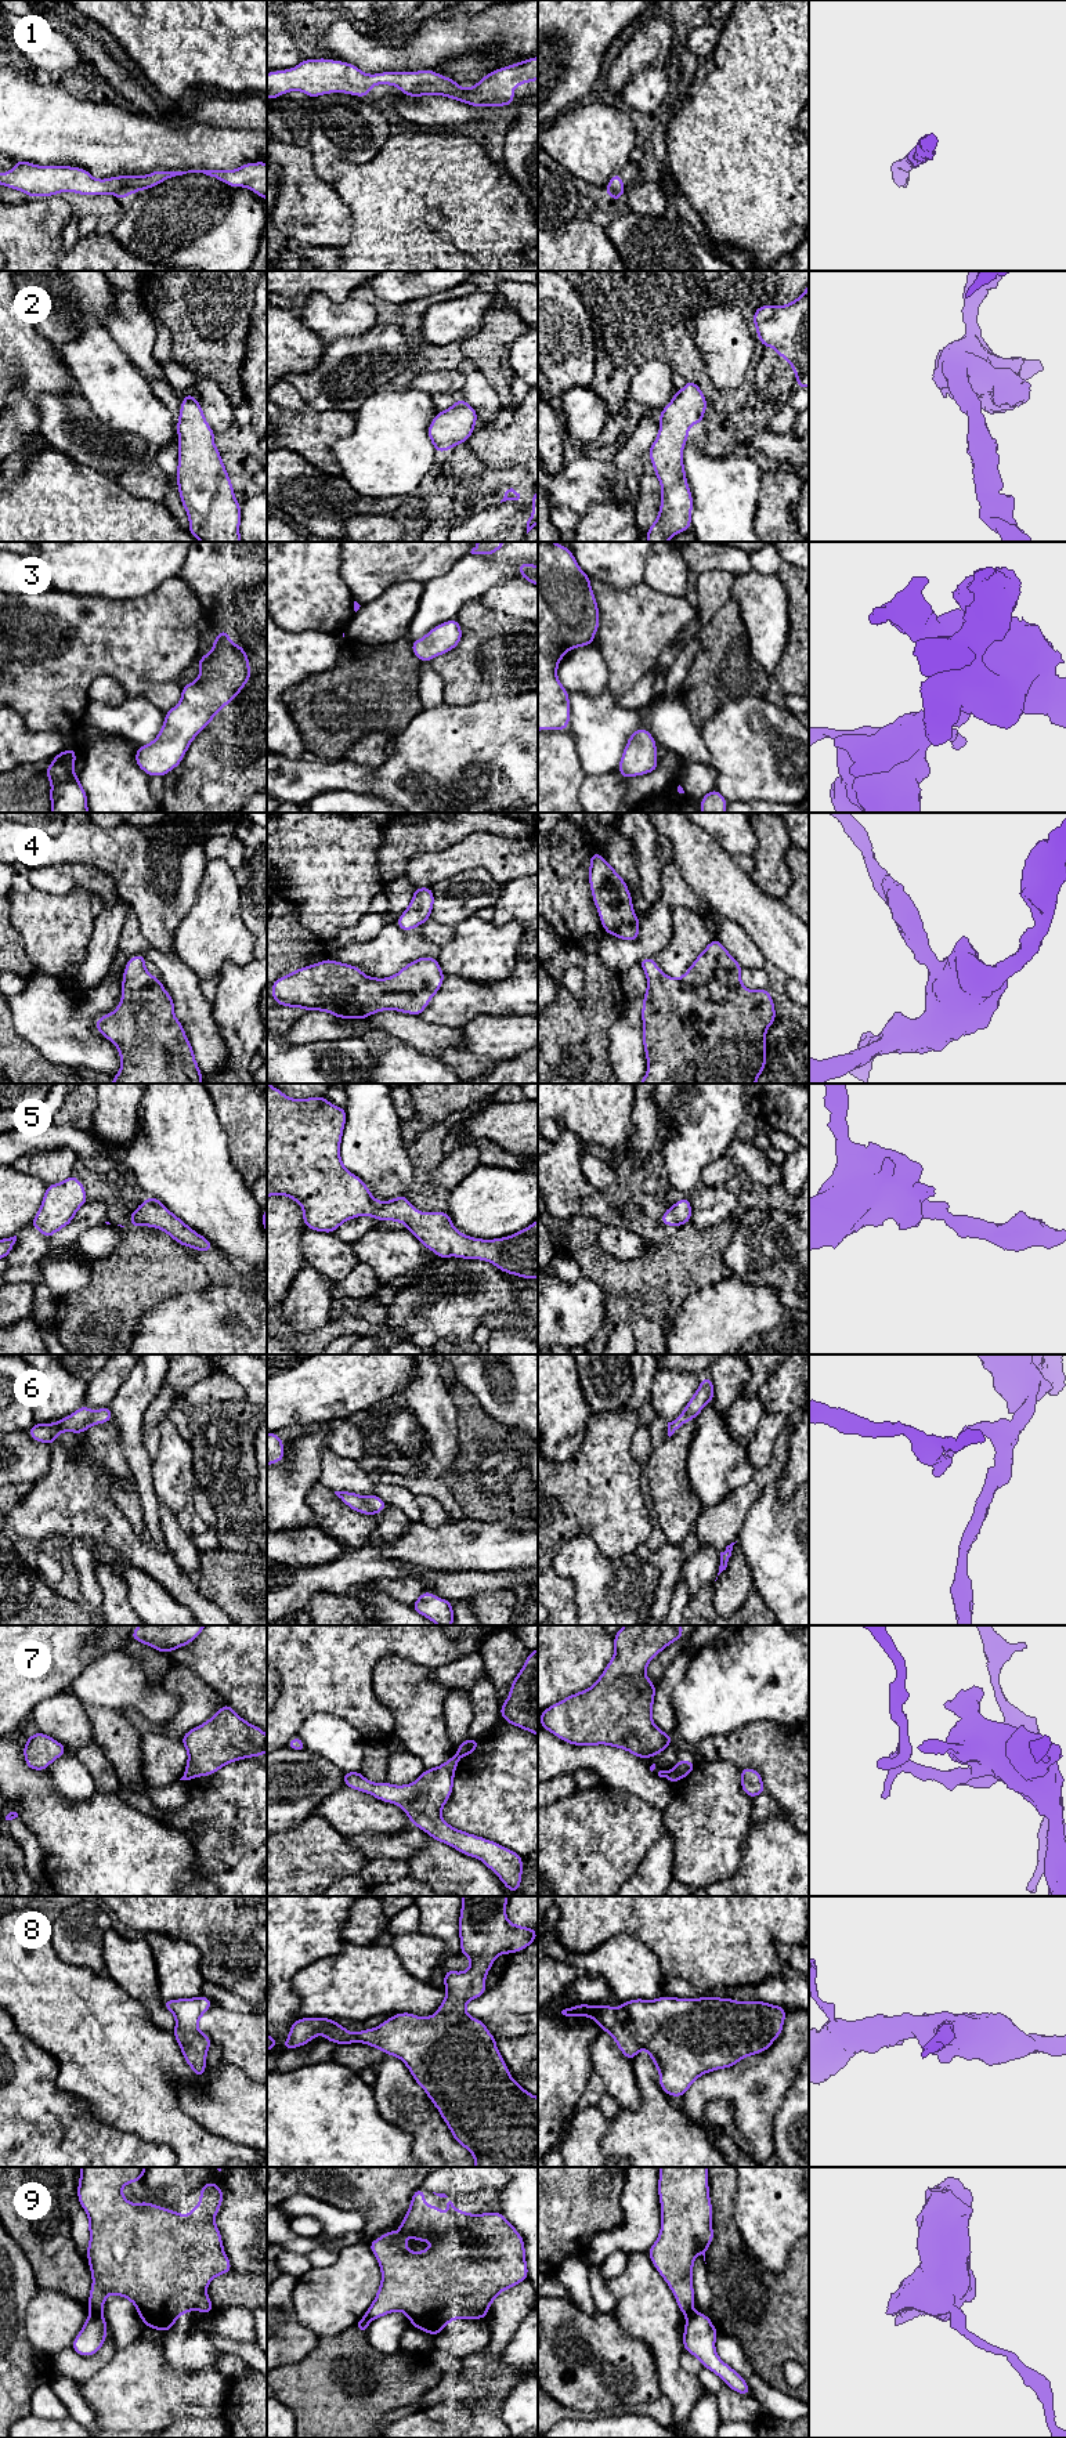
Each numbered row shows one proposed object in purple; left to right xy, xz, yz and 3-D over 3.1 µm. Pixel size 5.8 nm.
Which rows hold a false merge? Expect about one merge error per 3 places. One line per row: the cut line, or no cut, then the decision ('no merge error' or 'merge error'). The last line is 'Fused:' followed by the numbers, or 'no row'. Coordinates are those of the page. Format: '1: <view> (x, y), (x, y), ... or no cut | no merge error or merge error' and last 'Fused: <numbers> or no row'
1: no cut | no merge error
2: no cut | no merge error
3: no cut | no merge error
4: no cut | no merge error
5: no cut | no merge error
6: no cut | no merge error
7: xz (455, 1755), (458, 1758) | merge error
8: no cut | no merge error
9: xy (90, 2310), (101, 2317) | merge error
Fused: 7, 9

